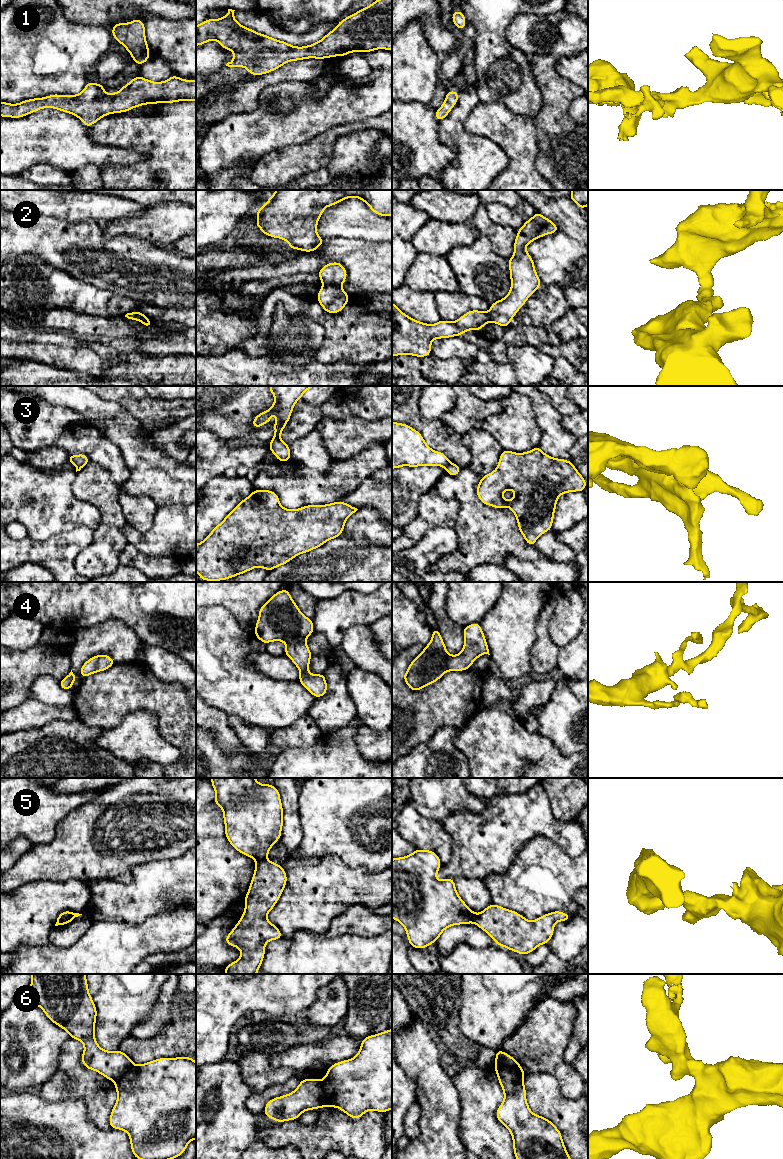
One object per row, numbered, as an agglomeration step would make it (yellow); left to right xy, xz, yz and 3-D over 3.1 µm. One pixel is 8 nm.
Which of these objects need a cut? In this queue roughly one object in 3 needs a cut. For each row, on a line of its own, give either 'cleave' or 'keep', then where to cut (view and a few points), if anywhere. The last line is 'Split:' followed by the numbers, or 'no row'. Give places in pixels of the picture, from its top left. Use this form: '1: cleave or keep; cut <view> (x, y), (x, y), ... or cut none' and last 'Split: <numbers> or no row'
1: keep; cut none
2: keep; cut none
3: cleave; cut xz (273, 439), (279, 440)
4: keep; cut none
5: cleave; cut xz (266, 858), (256, 862)
6: cleave; cut yz (494, 1064), (522, 1070)
Split: 3, 5, 6

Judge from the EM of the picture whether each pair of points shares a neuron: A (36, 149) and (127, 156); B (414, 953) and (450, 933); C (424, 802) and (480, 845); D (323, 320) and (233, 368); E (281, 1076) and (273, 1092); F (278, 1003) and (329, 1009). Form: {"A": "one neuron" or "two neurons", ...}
{"A": "one neuron", "B": "two neurons", "C": "two neurons", "D": "two neurons", "E": "two neurons", "F": "two neurons"}

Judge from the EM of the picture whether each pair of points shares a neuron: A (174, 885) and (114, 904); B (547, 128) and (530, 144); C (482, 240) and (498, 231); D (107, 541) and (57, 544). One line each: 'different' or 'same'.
A: same
B: different
C: different
D: different

